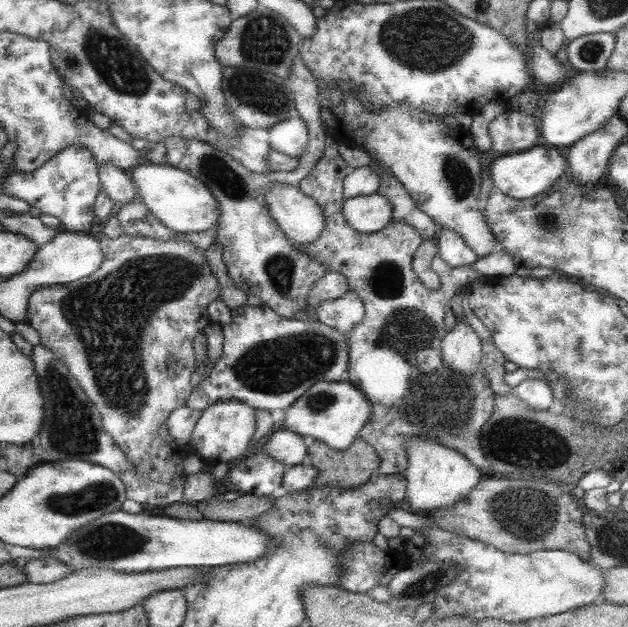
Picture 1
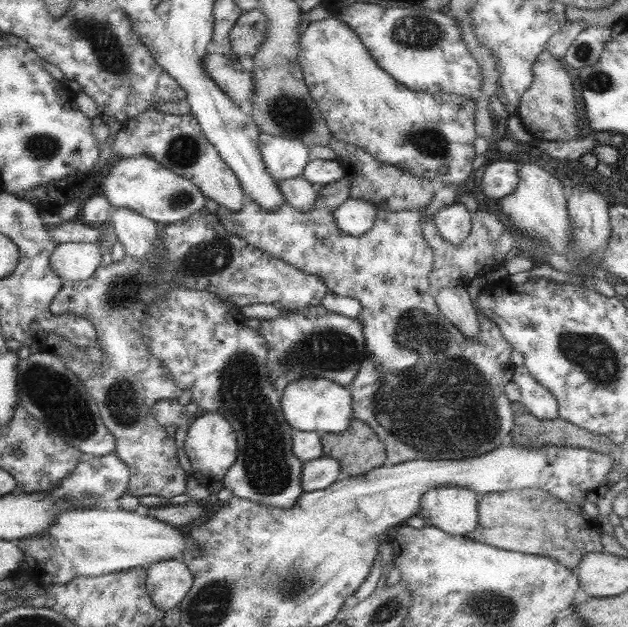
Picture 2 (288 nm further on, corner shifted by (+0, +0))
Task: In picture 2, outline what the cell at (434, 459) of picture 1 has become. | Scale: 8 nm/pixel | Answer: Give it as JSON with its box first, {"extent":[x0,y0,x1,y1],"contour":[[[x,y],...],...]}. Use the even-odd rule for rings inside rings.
{"extent":[417,486,477,536],"contour":[[[459,486],[433,488],[421,496],[417,516],[451,536],[465,536],[477,528],[477,494]]]}

